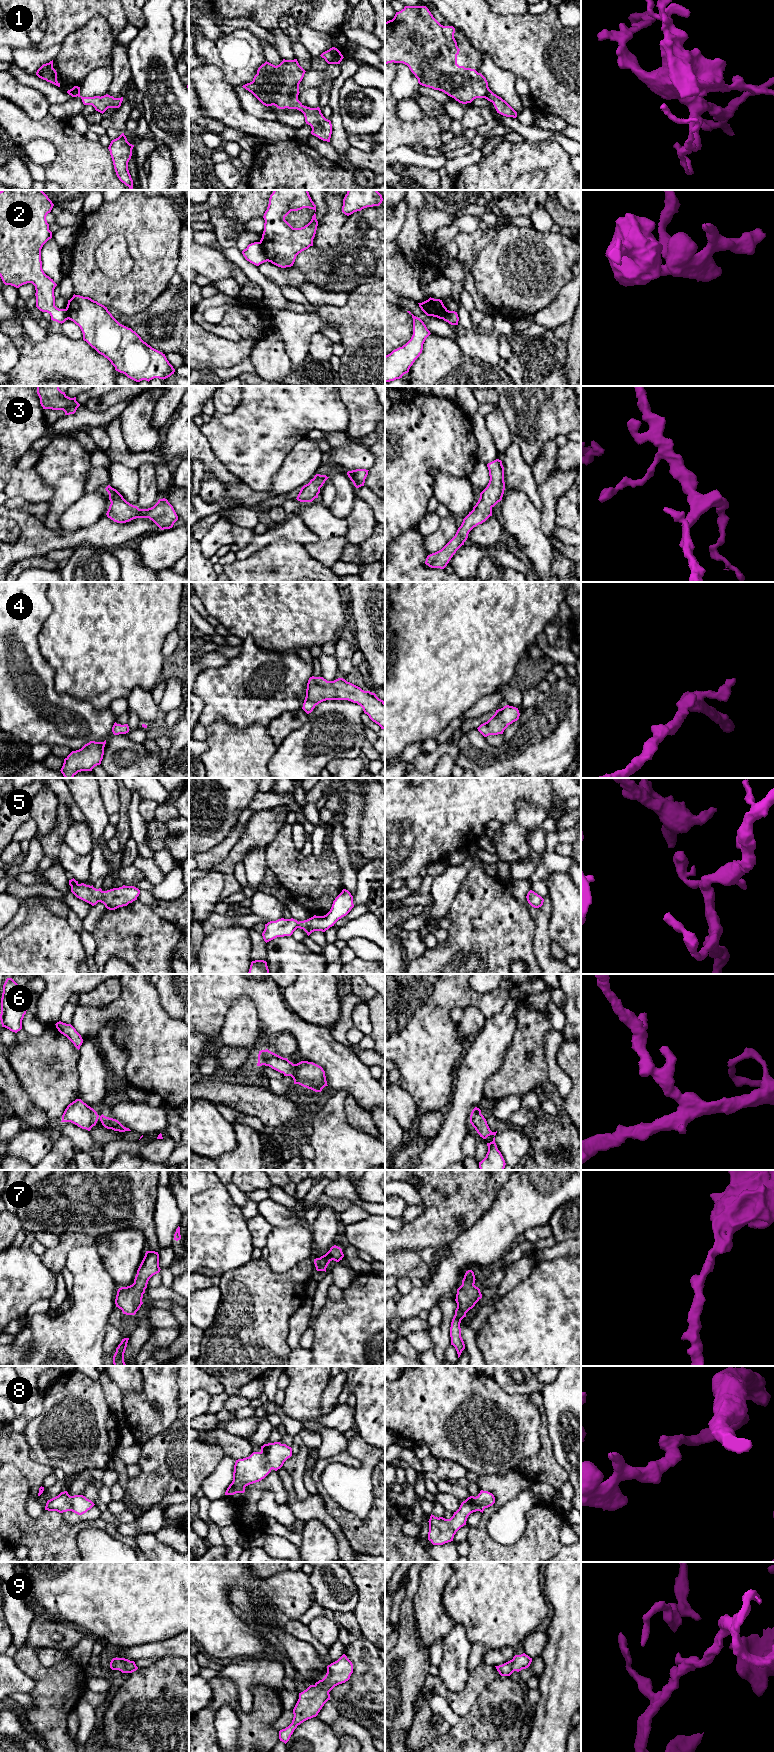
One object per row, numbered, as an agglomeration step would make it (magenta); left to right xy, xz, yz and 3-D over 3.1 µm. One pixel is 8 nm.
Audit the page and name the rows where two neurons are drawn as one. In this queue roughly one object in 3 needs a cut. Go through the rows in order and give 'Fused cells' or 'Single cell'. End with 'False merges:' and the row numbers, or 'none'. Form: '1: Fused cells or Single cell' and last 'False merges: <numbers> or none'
1: Single cell
2: Fused cells
3: Single cell
4: Single cell
5: Single cell
6: Single cell
7: Single cell
8: Single cell
9: Single cell
False merges: 2

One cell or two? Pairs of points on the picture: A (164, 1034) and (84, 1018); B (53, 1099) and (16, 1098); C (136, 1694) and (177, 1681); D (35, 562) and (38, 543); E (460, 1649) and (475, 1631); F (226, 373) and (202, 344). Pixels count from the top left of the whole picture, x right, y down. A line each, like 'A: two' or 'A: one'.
A: one
B: two
C: one
D: two
E: two
F: two

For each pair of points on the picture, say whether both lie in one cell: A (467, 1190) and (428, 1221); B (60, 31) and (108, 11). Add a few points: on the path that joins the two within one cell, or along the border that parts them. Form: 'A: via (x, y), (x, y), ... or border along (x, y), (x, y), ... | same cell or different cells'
A: via (457, 1200), (438, 1219) | same cell
B: via (72, 19), (81, 10), (96, 10) | same cell

